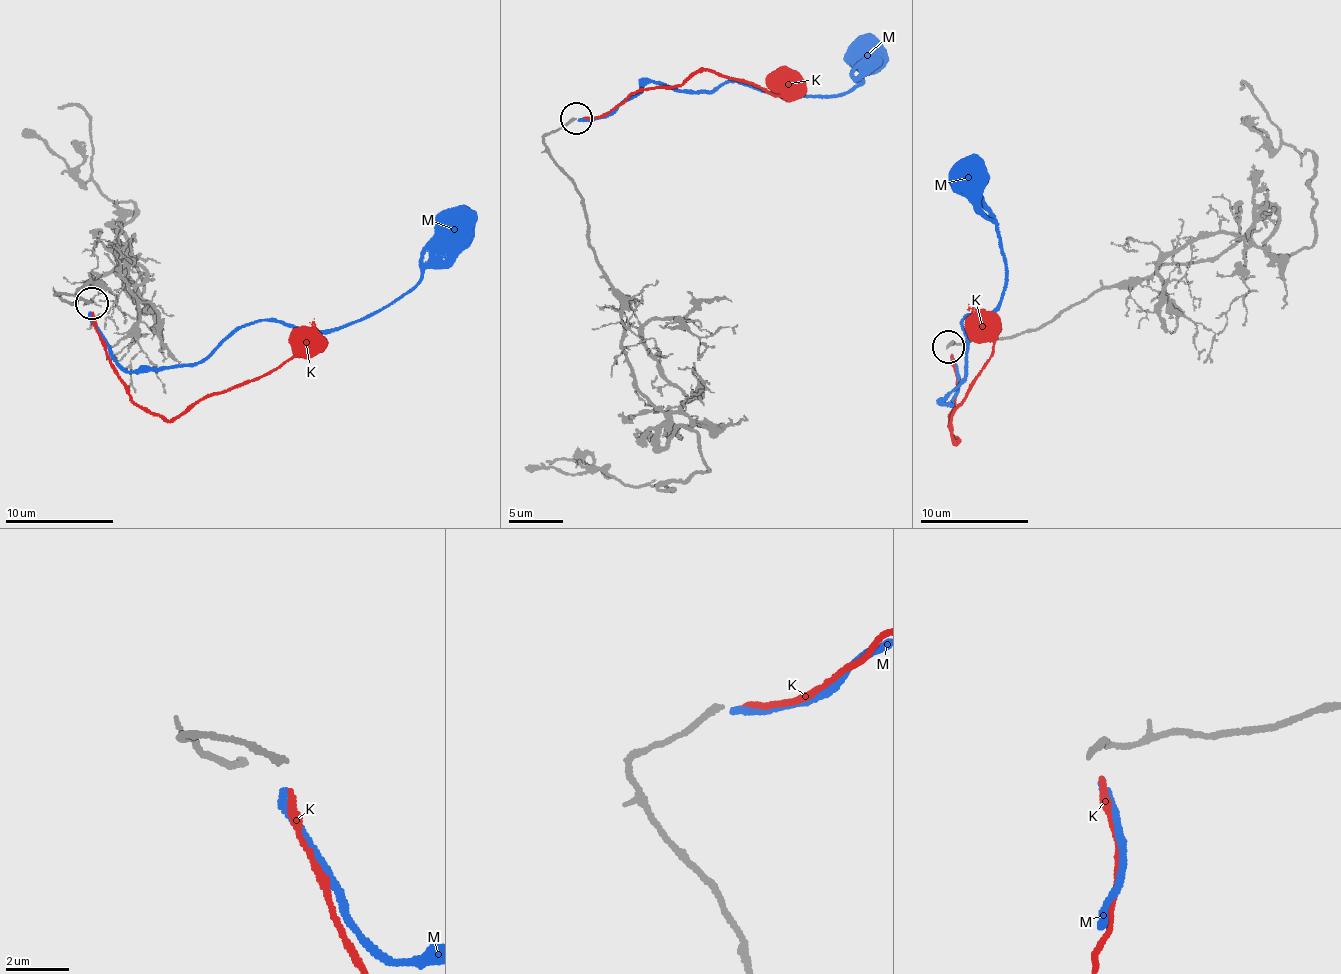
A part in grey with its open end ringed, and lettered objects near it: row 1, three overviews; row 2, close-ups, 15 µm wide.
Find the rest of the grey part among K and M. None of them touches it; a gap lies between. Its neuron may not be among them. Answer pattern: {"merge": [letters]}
{"merge": ["K"]}

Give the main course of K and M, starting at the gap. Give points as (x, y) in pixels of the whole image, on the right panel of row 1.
K: (952, 355), (957, 391), (950, 426), (959, 438), (955, 442), (950, 419), (991, 358), (992, 333), (984, 325)
M: (951, 355), (958, 376), (951, 404), (942, 399), (966, 376), (961, 321), (1001, 306), (1008, 273), (970, 178)

